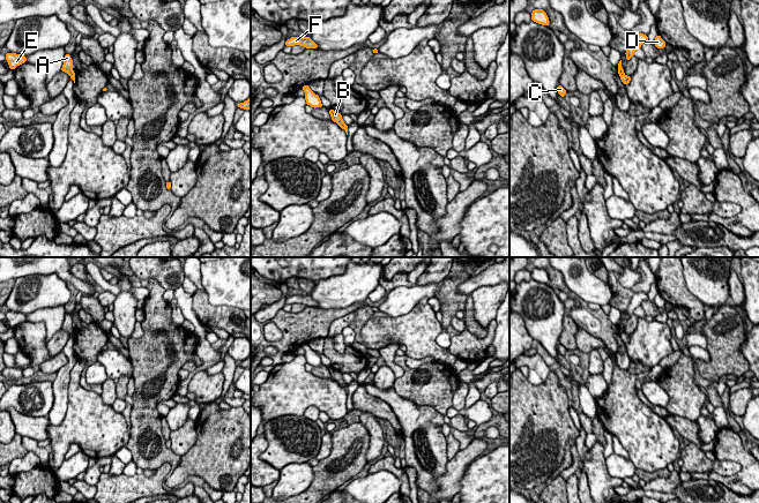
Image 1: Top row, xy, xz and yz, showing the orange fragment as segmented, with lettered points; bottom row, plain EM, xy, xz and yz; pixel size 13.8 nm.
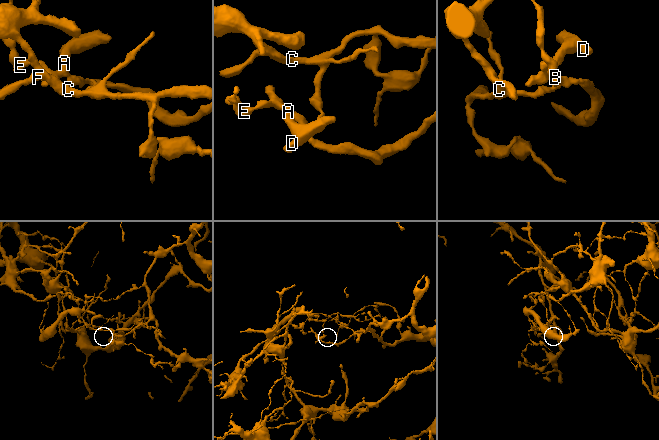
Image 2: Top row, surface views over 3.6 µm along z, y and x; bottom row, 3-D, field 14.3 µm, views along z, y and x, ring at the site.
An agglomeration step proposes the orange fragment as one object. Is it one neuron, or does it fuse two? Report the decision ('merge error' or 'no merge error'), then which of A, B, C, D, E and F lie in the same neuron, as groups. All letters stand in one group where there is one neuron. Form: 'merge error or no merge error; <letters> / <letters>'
merge error; A D E / B C F

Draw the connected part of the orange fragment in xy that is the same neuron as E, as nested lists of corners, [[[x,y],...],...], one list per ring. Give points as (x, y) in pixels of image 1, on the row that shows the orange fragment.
[[[8,52],[5,57],[9,65],[9,69],[12,70],[14,70],[17,66],[27,62],[27,57],[22,54]]]

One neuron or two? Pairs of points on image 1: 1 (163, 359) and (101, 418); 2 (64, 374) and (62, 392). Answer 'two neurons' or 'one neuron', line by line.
1: two neurons
2: one neuron

